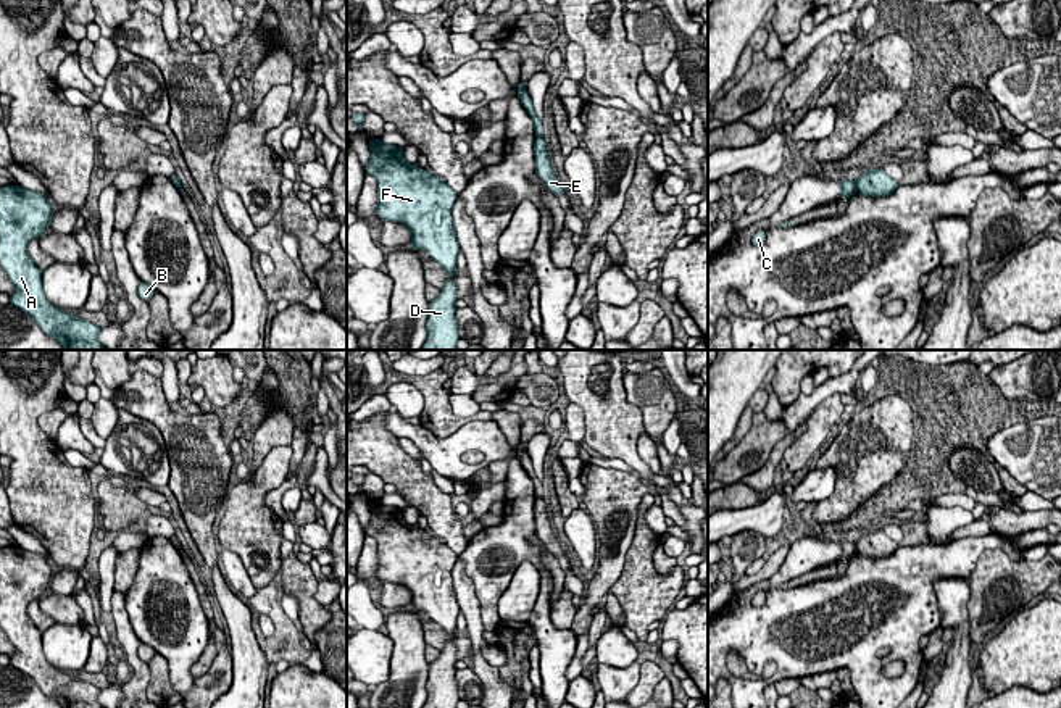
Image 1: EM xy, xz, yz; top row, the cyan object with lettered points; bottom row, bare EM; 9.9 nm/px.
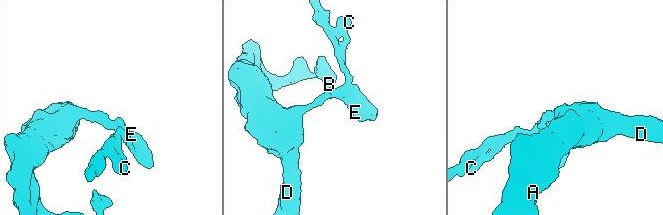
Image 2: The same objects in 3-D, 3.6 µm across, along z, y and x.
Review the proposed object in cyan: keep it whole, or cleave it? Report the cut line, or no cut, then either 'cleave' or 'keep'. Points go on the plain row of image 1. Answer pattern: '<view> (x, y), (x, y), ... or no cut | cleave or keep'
yz (855, 545), (857, 550) | cleave

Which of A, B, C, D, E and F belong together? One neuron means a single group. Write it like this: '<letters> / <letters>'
A B D E F / C

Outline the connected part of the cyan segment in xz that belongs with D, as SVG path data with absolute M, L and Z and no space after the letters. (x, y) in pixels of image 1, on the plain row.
M369 498L369 513L364 532L377 542L377 577L382 582L405 585L413 595L410 606L424 611L450 637L429 664L427 700L422 708L456 708L458 658L451 637L456 634L461 610L451 569L458 555L443 540L408 524L402 508L382 505L381 498Z

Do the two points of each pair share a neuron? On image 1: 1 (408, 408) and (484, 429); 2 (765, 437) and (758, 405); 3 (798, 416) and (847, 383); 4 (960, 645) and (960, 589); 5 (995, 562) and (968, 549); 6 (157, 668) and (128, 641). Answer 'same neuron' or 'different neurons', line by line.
1: different neurons
2: different neurons
3: same neuron
4: same neuron
5: different neurons
6: different neurons

